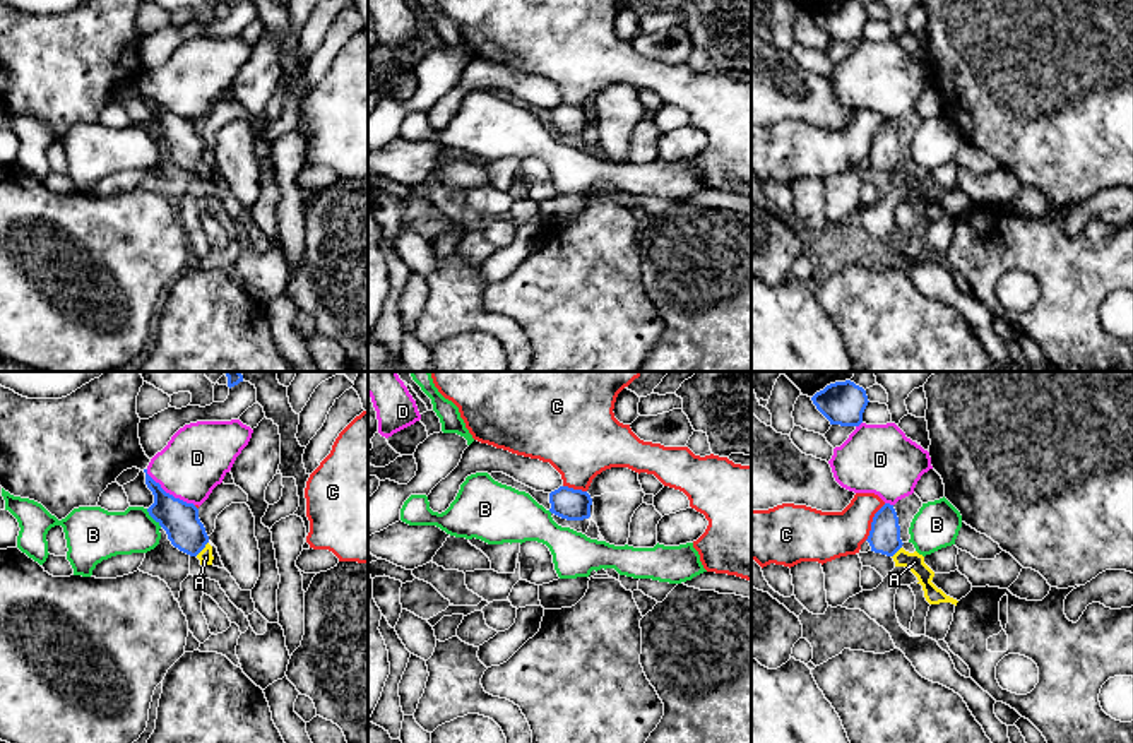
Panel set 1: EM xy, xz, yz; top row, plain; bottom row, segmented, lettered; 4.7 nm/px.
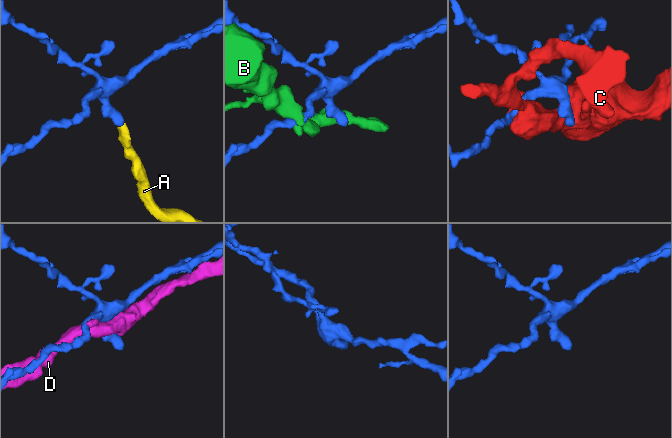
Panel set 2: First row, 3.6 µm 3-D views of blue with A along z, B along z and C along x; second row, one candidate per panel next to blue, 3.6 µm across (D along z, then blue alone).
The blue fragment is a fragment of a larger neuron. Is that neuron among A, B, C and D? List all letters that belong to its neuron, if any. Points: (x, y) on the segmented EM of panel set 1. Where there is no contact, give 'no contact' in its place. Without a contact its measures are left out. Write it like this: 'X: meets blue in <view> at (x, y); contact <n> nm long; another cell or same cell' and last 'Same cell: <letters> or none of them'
A: meets blue in xy at (202, 548); contact 90 nm long; same cell
B: meets blue in xy at (153, 517); contact 120 nm long; another cell
C: meets blue in yz at (871, 523); contact 200 nm long; another cell
D: meets blue in xy at (168, 493); contact 280 nm long; another cell
Same cell: A

